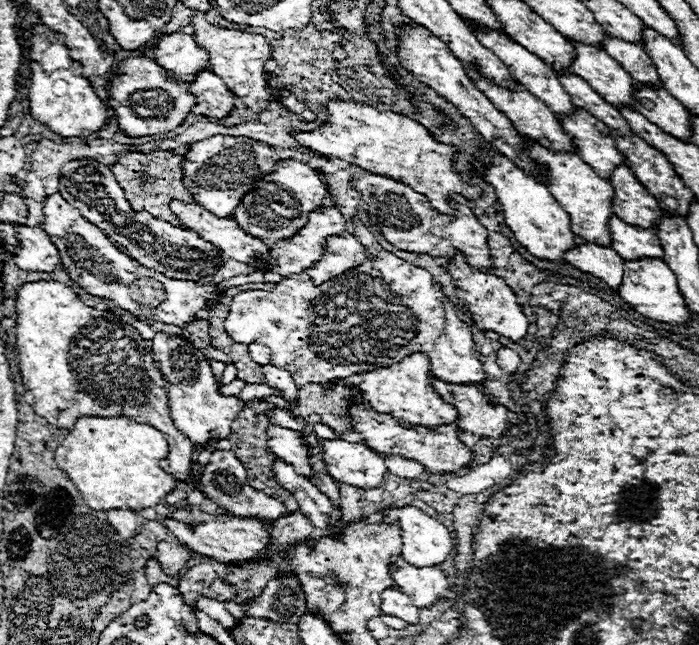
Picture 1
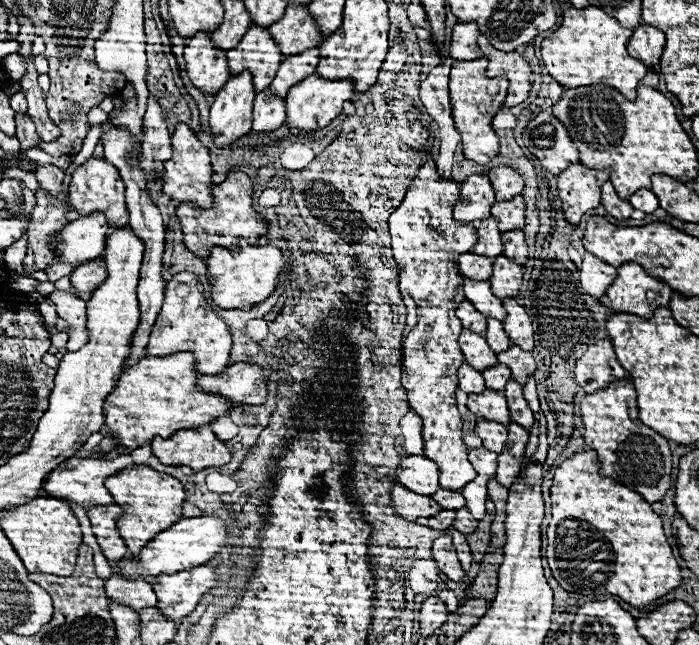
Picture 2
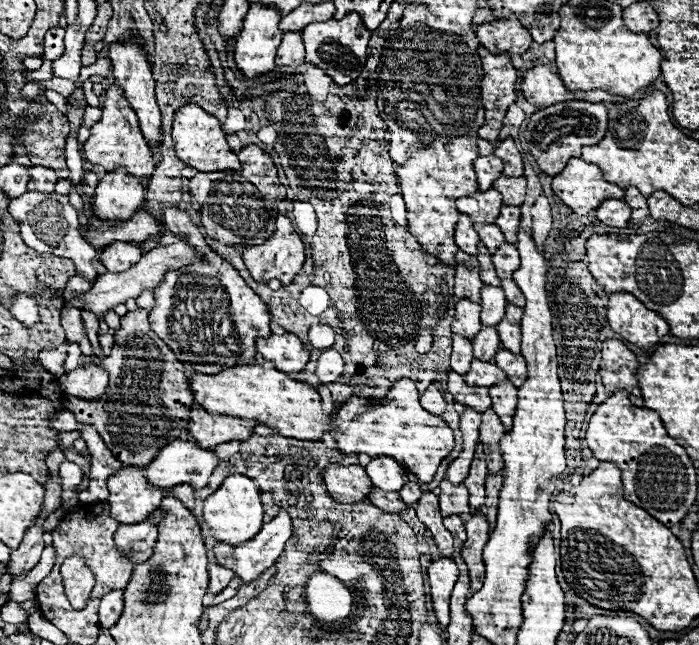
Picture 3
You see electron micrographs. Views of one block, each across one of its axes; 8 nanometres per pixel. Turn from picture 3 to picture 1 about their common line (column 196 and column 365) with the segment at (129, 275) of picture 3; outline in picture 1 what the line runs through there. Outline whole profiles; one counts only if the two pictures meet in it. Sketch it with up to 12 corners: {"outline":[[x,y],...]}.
{"outline":[[330,236],[324,256],[306,270],[322,284],[364,264],[356,236]]}

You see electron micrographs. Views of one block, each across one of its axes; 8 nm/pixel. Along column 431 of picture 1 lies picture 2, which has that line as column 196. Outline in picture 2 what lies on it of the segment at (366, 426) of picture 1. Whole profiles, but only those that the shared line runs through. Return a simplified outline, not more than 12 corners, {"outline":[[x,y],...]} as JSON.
{"outline":[[210,426],[156,436],[154,456],[194,472],[232,454]]}

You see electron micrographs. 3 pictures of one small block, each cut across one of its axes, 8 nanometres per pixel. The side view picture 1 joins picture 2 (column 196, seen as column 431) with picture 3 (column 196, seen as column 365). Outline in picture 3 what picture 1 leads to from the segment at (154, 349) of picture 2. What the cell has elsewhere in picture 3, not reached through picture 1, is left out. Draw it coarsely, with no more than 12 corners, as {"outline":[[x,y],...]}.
{"outline":[[186,210],[164,224],[206,262],[164,276],[152,330],[180,362],[254,362],[270,312]]}

